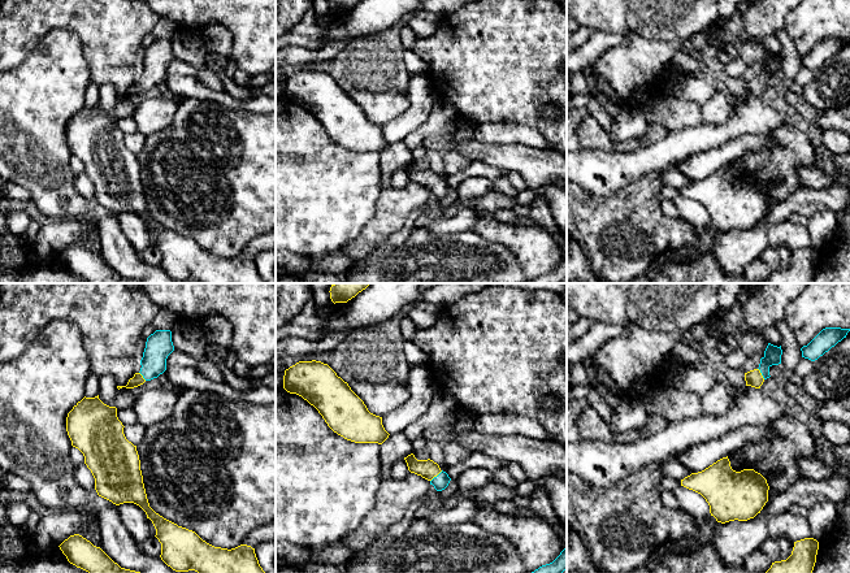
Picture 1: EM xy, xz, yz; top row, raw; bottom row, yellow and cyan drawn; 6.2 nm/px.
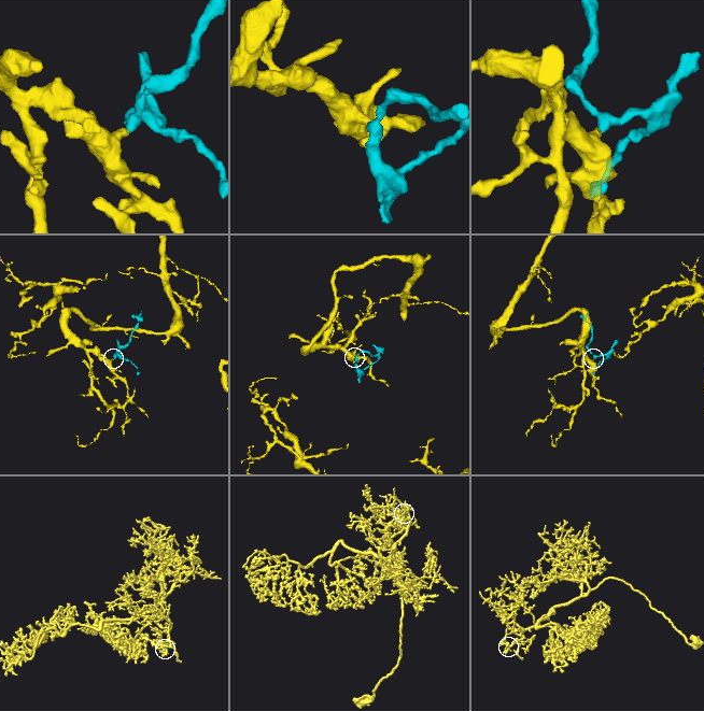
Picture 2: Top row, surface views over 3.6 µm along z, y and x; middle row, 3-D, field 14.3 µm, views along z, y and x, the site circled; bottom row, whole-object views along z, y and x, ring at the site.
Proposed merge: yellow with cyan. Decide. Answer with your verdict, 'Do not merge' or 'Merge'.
Merge

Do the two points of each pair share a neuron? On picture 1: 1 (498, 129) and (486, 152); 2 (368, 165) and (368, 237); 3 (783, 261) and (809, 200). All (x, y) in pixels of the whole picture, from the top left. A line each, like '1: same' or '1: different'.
1: different
2: different
3: different

